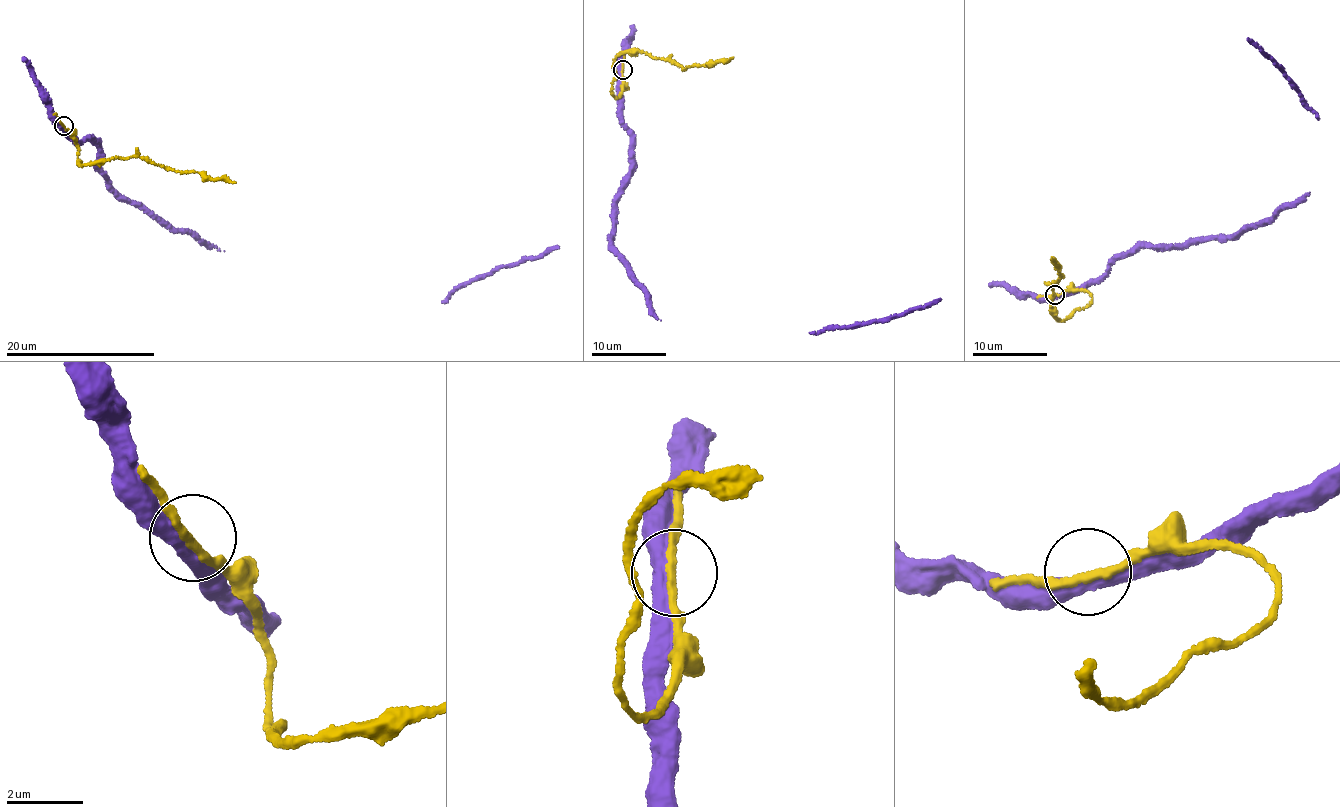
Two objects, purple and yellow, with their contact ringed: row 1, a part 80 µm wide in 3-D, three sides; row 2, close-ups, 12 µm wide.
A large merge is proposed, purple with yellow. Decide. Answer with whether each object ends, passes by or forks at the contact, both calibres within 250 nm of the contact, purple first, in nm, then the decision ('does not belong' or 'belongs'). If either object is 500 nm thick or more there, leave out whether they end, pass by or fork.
purple passes by; yellow passes by; calibres 420 and 200 nm; belongs

